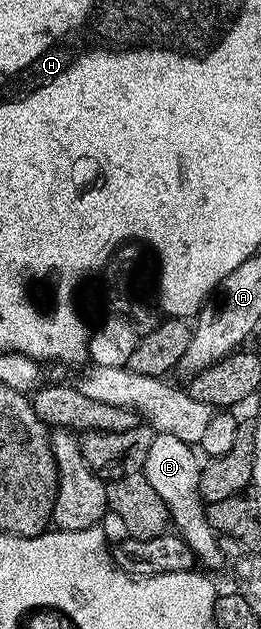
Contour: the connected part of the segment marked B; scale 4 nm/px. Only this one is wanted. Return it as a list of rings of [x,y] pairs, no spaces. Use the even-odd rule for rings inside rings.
[[[157,433],[149,447],[142,473],[157,495],[165,501],[172,526],[186,541],[188,550],[194,556],[196,554],[207,566],[217,567],[223,561],[223,551],[218,543],[218,534],[207,521],[206,504],[199,494],[202,468],[197,457],[199,458],[198,452],[192,444],[181,441],[172,434]]]

